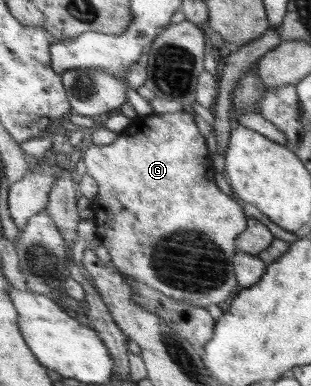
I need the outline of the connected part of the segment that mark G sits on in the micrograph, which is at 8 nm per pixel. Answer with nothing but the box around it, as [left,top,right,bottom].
[79,110,248,308]

